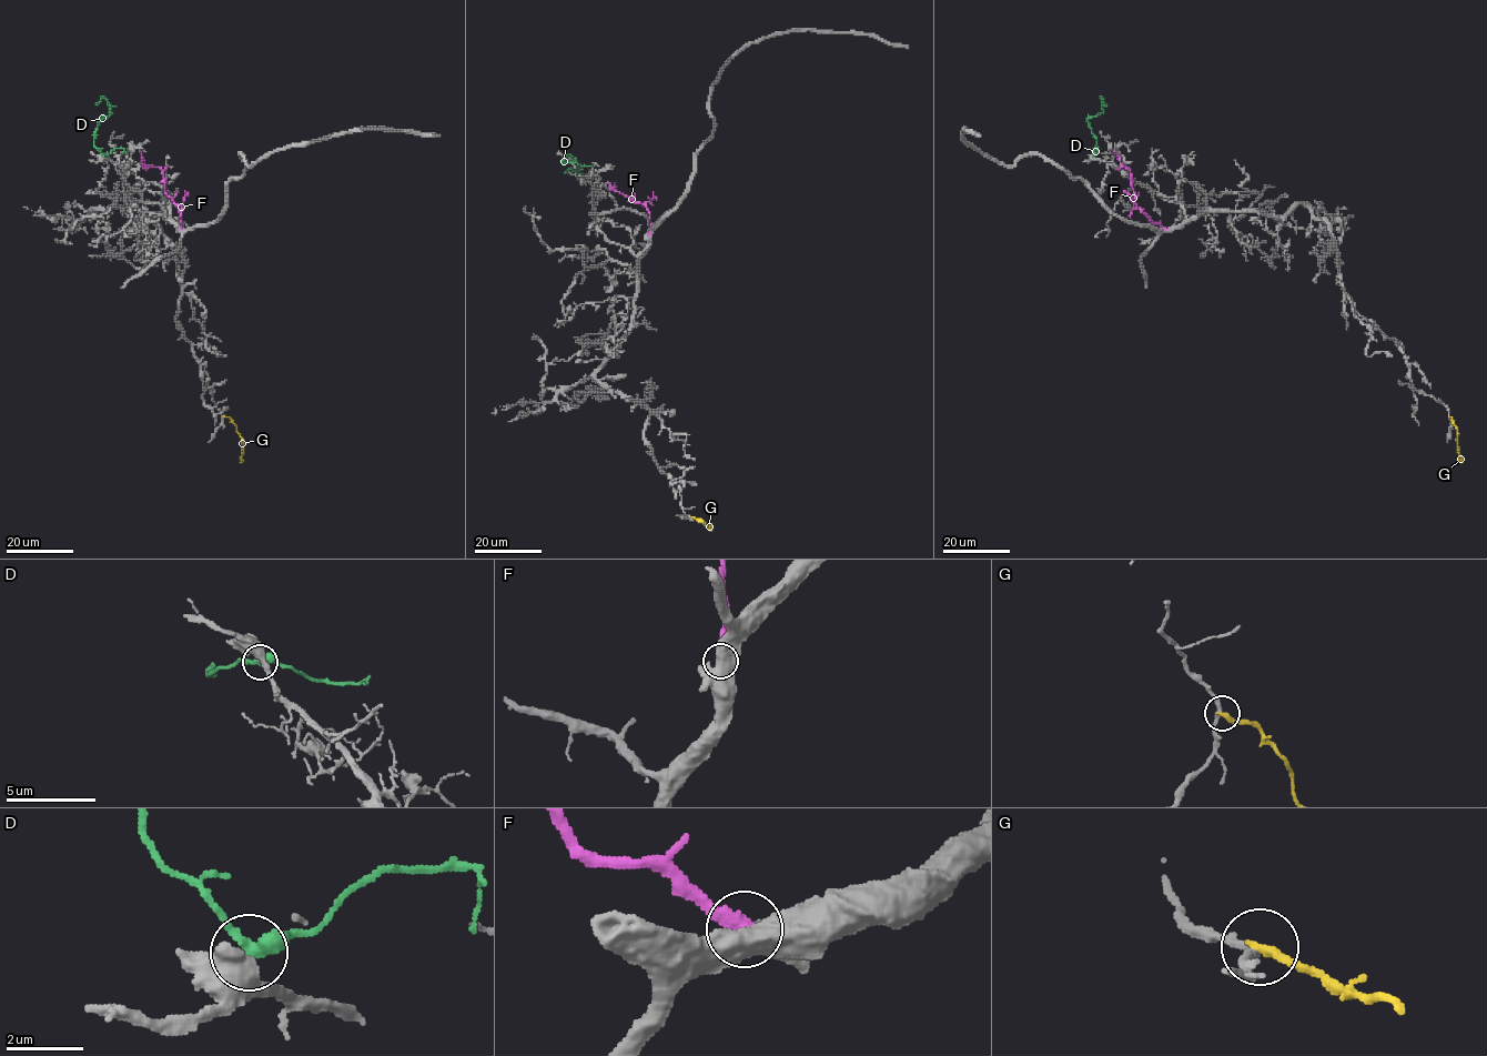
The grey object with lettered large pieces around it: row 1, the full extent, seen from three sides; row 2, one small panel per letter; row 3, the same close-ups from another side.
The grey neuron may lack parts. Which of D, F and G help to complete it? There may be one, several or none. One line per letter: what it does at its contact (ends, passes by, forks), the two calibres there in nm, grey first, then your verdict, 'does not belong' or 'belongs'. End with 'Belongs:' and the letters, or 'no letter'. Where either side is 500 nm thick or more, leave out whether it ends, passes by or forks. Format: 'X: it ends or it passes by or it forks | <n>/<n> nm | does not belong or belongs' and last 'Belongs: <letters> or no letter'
D: it passes by | 360/360 nm | does not belong
F: 650/440 nm | does not belong
G: it ends | 220/260 nm | does not belong
Belongs: no letter

